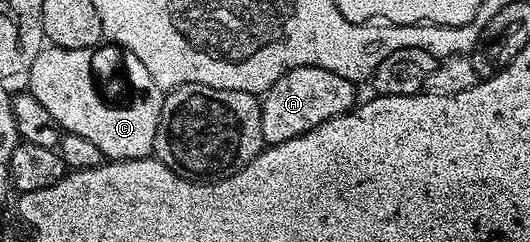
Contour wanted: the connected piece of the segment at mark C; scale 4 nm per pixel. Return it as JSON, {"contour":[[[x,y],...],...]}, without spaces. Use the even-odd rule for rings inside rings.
{"contour":[[[102,43],[96,49],[58,49],[56,47],[42,48],[41,53],[35,59],[35,63],[31,63],[27,74],[28,92],[35,95],[35,99],[39,99],[39,103],[43,103],[43,107],[47,107],[47,111],[51,111],[51,116],[55,118],[55,123],[60,125],[62,130],[75,135],[83,135],[83,139],[95,143],[95,147],[99,147],[102,158],[111,161],[138,161],[141,157],[148,157],[153,152],[153,144],[155,143],[155,131],[159,127],[159,111],[163,107],[163,99],[165,93],[157,86],[155,79],[151,79],[147,67],[143,67],[143,63],[139,63],[139,59],[135,59],[135,55],[125,52],[119,45],[112,43]]]}

